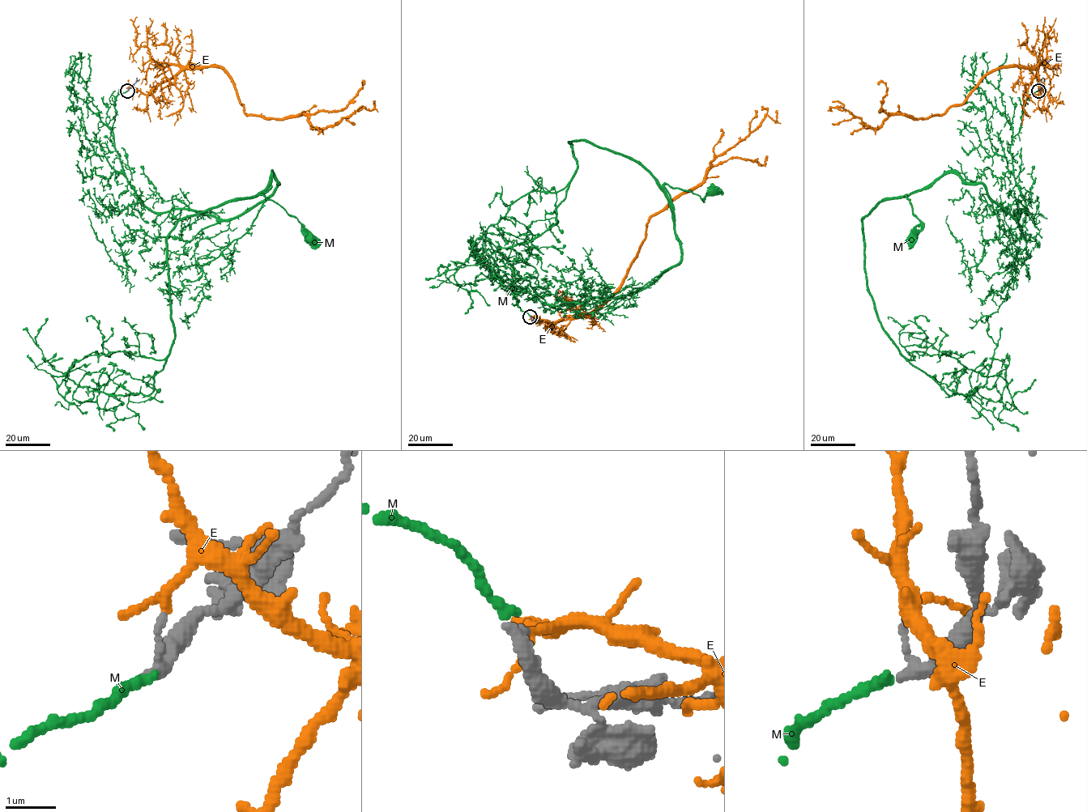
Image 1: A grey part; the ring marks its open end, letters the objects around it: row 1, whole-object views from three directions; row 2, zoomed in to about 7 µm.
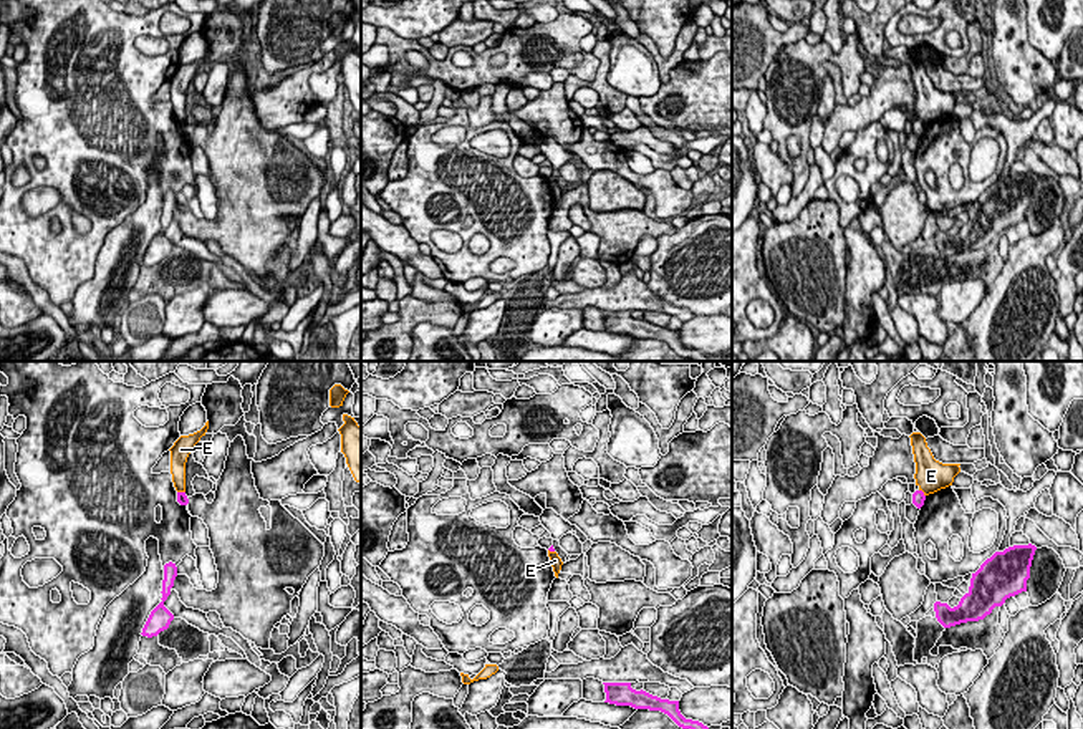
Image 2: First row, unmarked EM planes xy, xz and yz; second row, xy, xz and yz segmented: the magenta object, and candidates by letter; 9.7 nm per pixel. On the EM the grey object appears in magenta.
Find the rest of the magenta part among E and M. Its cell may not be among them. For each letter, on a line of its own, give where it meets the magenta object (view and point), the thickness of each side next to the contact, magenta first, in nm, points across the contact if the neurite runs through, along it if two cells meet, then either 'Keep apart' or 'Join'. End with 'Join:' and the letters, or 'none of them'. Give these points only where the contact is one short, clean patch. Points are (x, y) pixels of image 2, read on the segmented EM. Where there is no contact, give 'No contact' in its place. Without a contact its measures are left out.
E: Touches magenta at yz (923, 492). Thickness 130 nm (magenta) against 320 nm. Boundary: yz (919, 489), (924, 496). Keep apart
M: No contact. Join
Join: M

